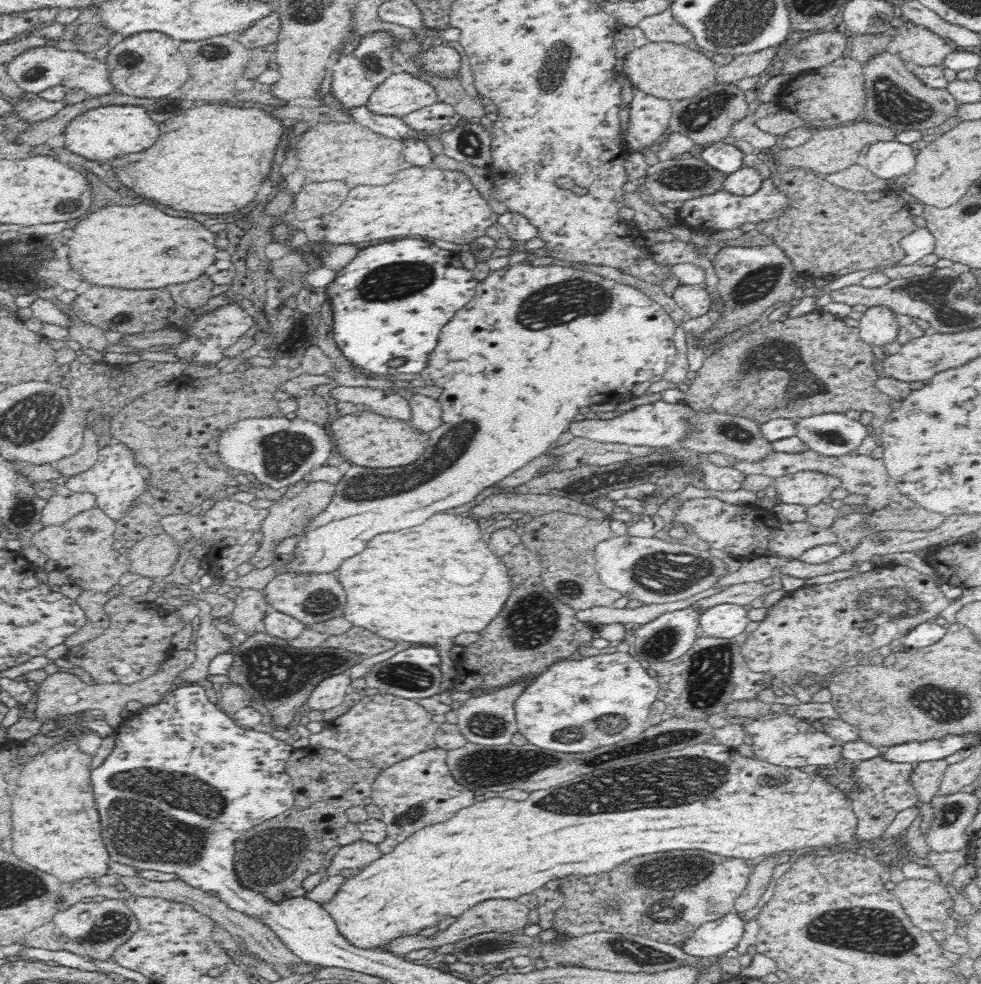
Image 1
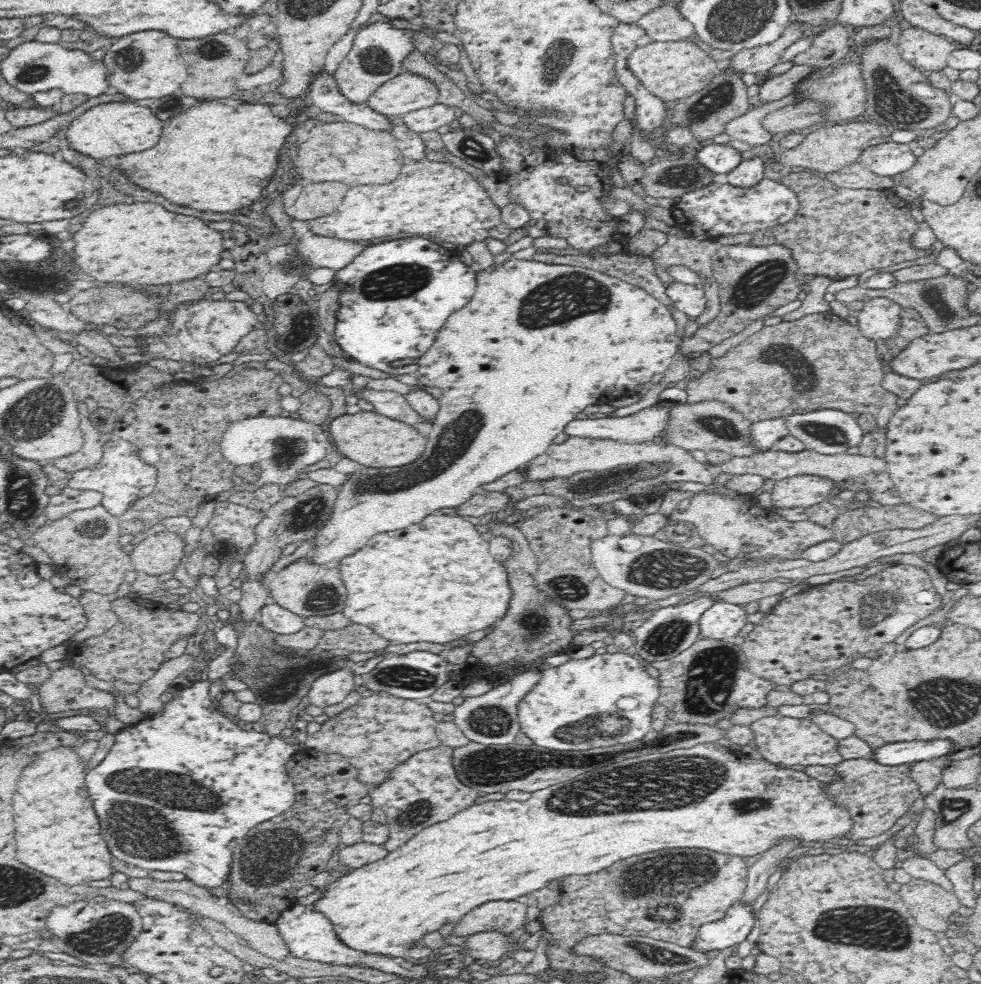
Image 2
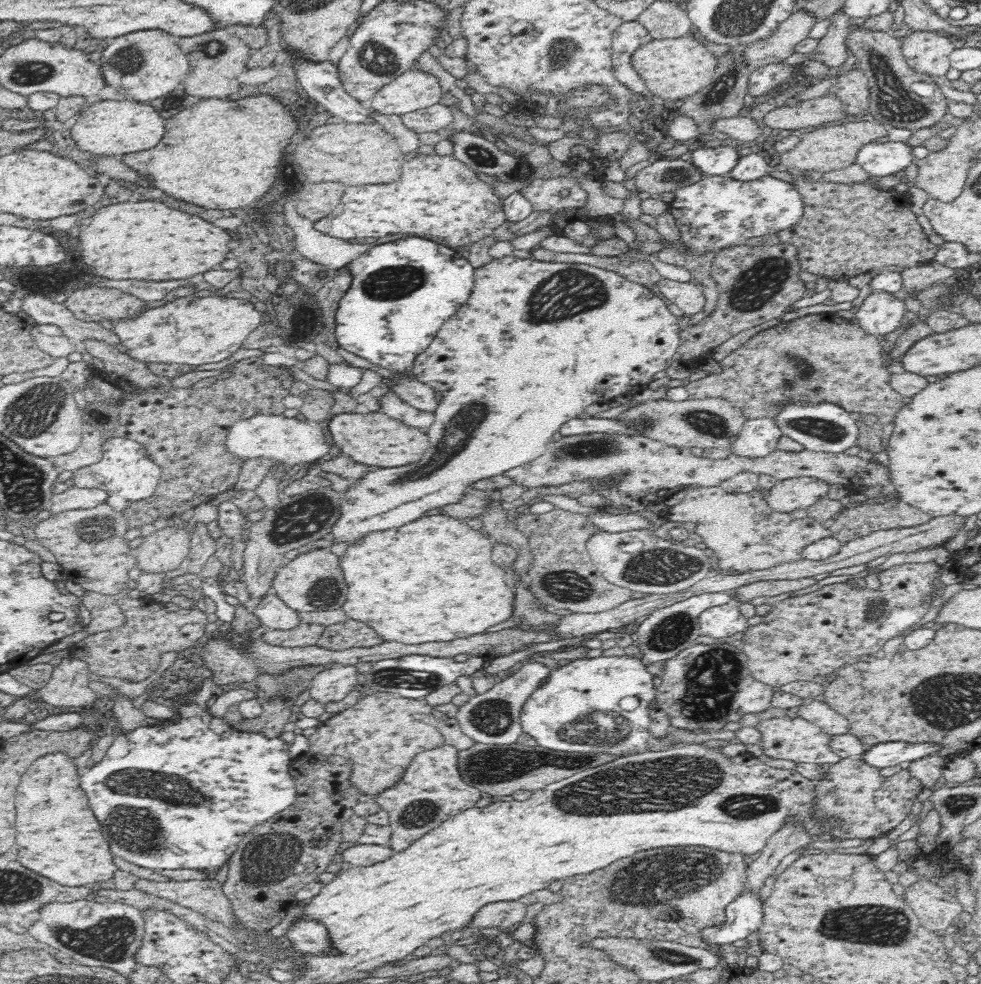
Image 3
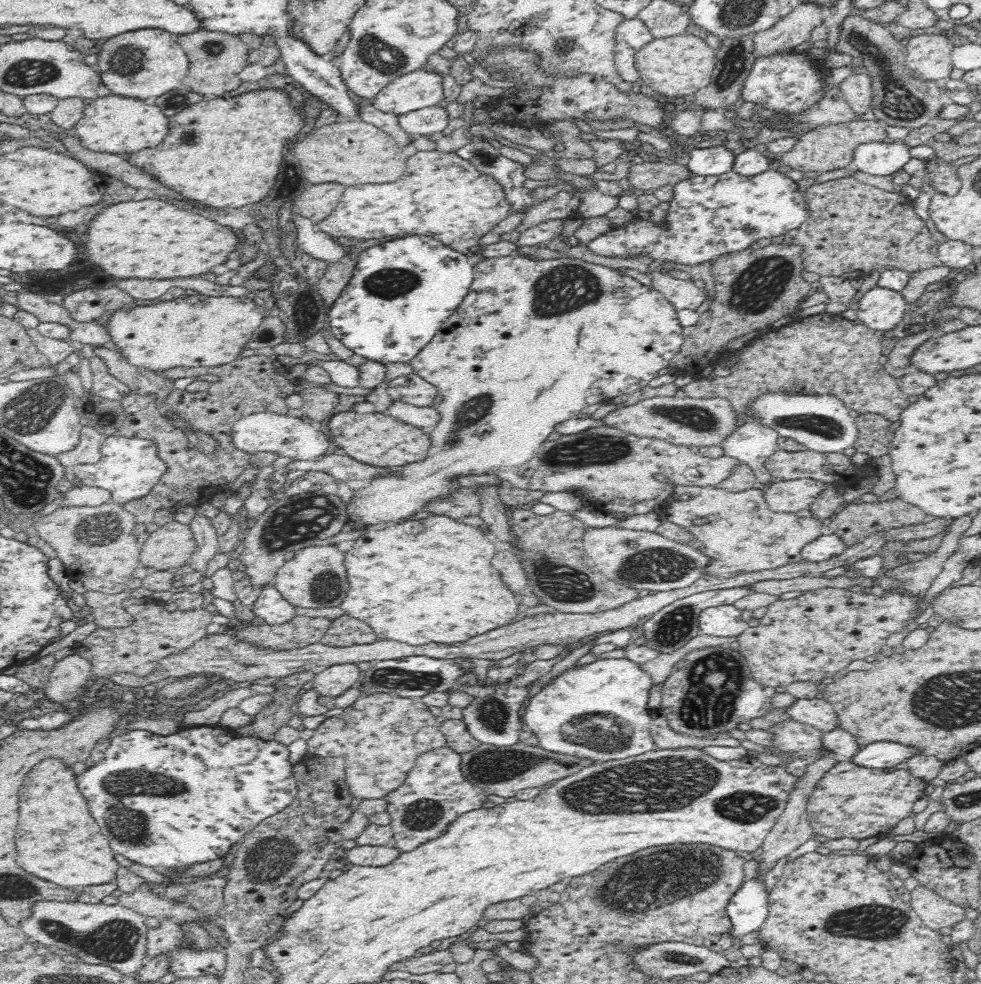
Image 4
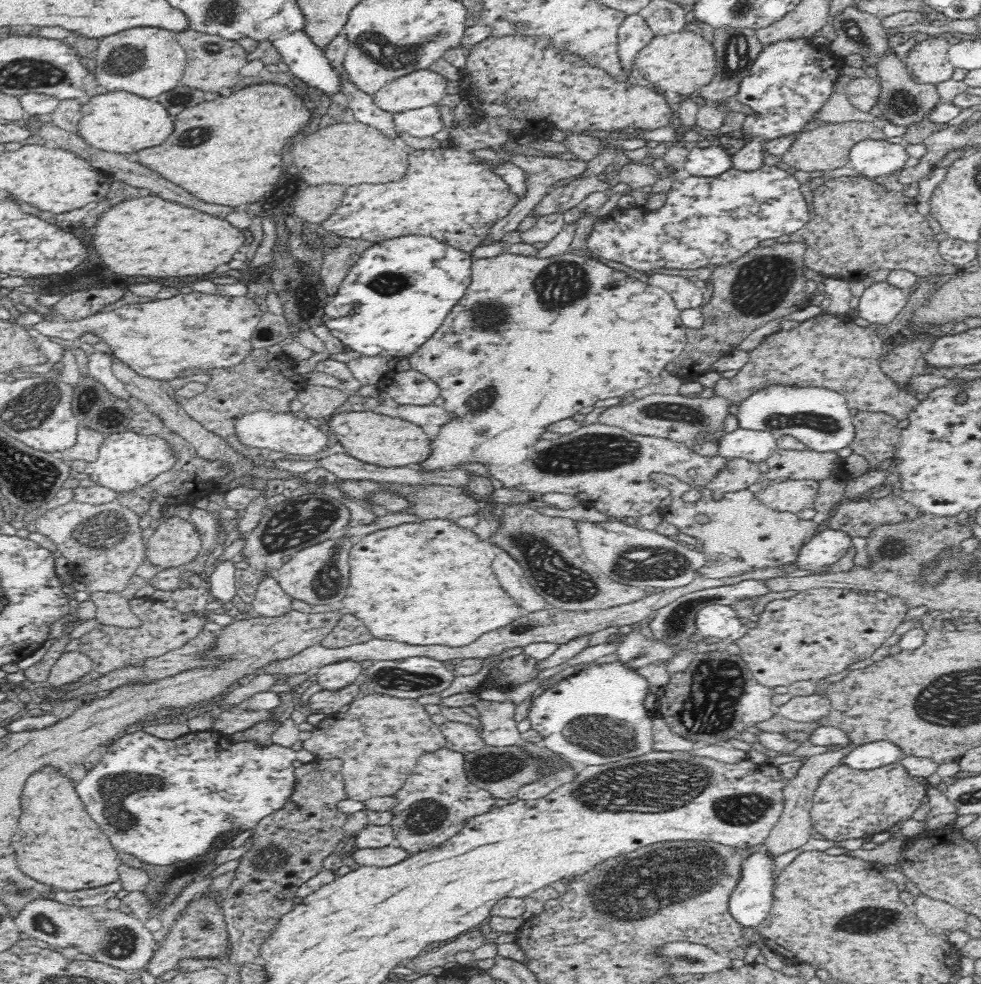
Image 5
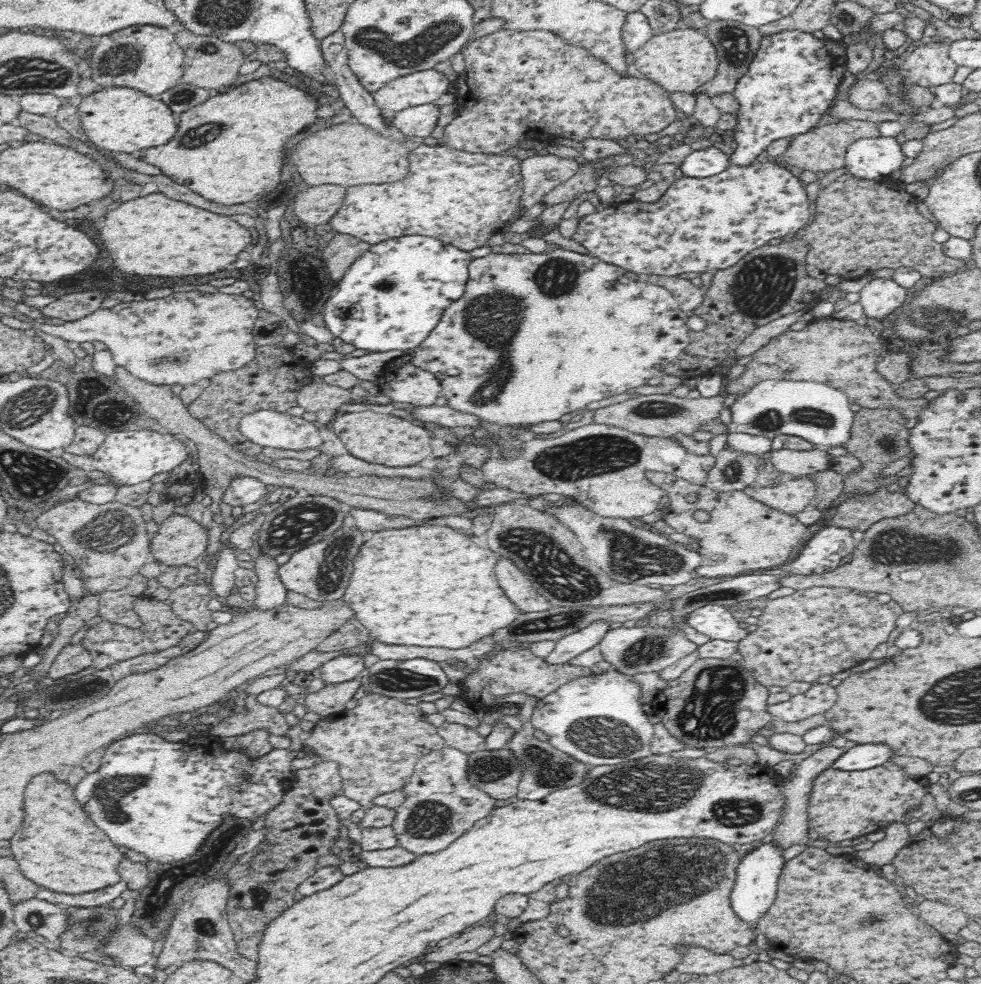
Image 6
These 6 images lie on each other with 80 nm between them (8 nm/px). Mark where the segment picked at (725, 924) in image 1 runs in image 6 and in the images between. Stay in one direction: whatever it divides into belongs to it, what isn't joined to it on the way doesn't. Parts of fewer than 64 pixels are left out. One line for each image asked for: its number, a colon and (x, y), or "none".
2: (731, 930)
3: (743, 915)
4: (747, 910)
5: (751, 901)
6: (755, 888)

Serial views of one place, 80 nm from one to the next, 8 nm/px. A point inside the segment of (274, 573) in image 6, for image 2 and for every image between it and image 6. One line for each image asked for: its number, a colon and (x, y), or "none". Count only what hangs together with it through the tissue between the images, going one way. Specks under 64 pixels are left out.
2: (275, 619)
3: (272, 612)
4: (270, 607)
5: (270, 600)

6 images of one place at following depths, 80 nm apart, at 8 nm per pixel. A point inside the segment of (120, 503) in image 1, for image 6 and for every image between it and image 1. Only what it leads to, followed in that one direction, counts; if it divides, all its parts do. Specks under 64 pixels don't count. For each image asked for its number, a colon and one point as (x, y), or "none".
2: (120, 477)
3: (125, 473)
4: (129, 468)
5: (126, 461)
6: (126, 457)

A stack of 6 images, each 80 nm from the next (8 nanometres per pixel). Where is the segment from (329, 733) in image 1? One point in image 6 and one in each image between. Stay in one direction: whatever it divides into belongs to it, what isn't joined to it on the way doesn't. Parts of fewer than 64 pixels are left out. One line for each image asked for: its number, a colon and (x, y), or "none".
2: (380, 731)
3: (379, 735)
4: (380, 736)
5: (379, 738)
6: (377, 744)

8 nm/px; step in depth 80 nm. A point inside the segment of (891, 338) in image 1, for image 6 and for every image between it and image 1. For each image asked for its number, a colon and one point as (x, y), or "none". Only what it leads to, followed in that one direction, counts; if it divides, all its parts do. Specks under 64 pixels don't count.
2: (878, 320)
3: (881, 313)
4: (881, 309)
5: (880, 303)
6: (881, 297)

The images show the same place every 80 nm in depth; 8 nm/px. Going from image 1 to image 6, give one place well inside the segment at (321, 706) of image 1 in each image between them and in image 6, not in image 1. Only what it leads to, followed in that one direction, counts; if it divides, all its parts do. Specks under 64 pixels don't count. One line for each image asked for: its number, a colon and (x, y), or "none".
2: (329, 689)
3: (330, 685)
4: (332, 681)
5: (333, 676)
6: (343, 668)

